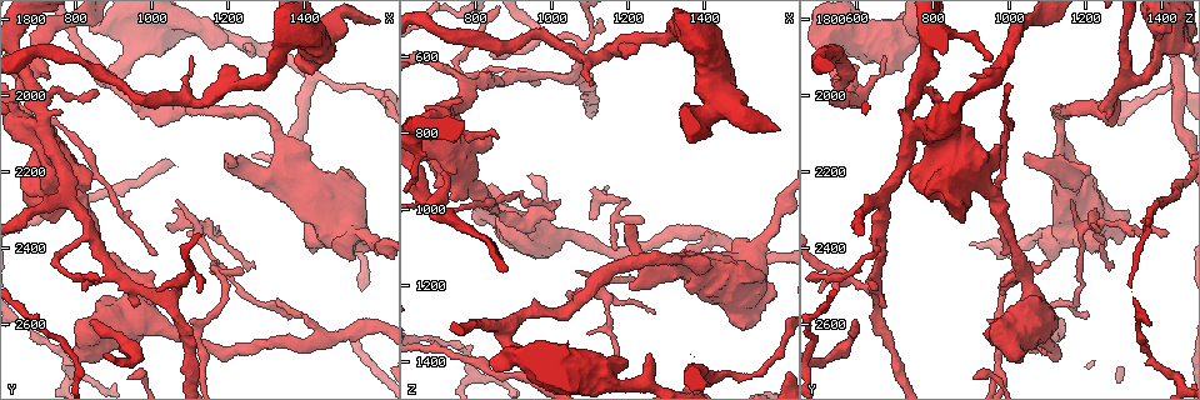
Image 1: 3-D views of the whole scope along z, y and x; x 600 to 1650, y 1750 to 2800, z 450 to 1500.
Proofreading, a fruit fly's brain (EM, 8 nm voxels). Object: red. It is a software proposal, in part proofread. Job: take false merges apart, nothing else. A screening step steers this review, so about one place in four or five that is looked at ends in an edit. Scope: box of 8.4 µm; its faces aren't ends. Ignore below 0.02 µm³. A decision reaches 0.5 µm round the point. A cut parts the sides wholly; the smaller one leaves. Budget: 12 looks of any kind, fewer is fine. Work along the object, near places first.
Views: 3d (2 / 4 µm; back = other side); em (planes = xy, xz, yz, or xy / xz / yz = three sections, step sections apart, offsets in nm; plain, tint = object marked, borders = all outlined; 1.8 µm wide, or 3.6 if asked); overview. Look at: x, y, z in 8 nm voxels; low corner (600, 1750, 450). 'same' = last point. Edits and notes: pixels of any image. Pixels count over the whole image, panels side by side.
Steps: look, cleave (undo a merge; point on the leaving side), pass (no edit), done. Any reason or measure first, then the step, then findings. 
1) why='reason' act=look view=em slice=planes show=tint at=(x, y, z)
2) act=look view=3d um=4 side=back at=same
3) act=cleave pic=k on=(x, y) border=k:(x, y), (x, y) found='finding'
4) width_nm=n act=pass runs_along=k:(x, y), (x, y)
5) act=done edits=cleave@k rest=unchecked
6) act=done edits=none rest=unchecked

why='calibre changes' act=look view=em um=3.6 slice=planes show=borders at=(1420, 2645, 1065)

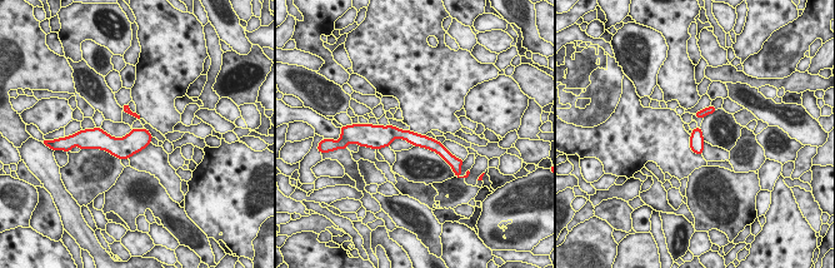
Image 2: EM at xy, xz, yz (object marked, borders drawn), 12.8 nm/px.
width_nm=160 act=pass runs_along=2:(379, 137), (409, 135), (446, 154) found='all the same cell'

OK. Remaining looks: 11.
why='abrupt turn' act=look view=3d um=4 at=(950, 2530, 1060)

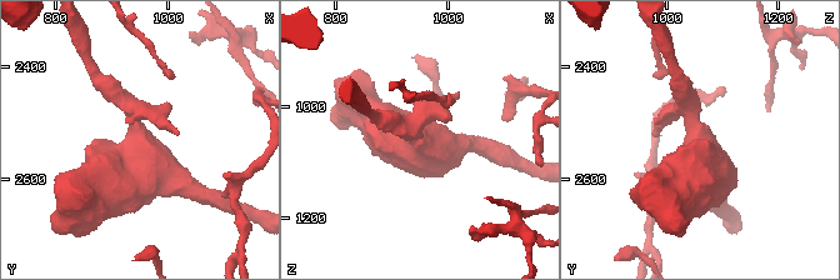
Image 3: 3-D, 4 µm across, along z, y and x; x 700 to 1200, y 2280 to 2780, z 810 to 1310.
why='shape alone is not enough' act=look view=em um=3.6 slice=planes show=plain at=(950, 2530, 1065)

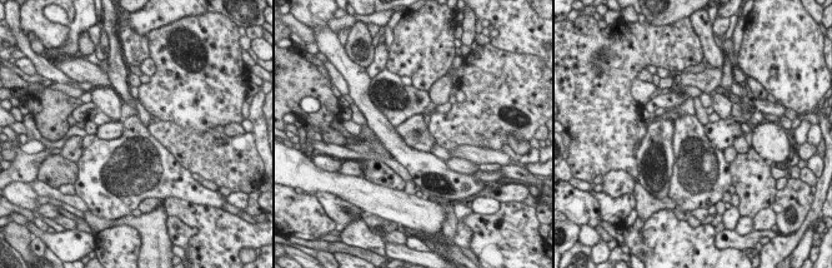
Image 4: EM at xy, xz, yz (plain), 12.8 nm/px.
act=look view=em um=3.6 slice=planes show=tint at=same

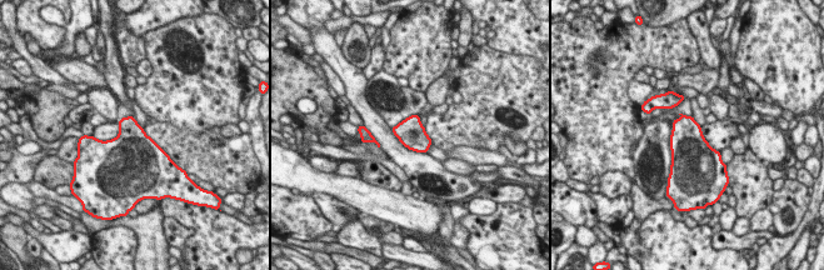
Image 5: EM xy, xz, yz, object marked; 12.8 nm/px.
act=pass found='continuous, no second cell'

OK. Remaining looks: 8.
why='two arms in line, one across' act=look view=em slice=planes show=tint at=(830, 2365, 665)

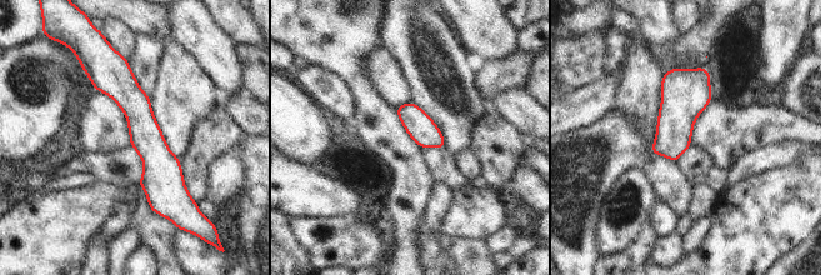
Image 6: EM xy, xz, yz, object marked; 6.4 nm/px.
act=pass runs_along=6:(116, 63), (156, 156), (156, 206) found='all the same cell'

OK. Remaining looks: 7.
why='side arm on a straight run' act=look view=3d um=2 at=(725, 2115, 735)

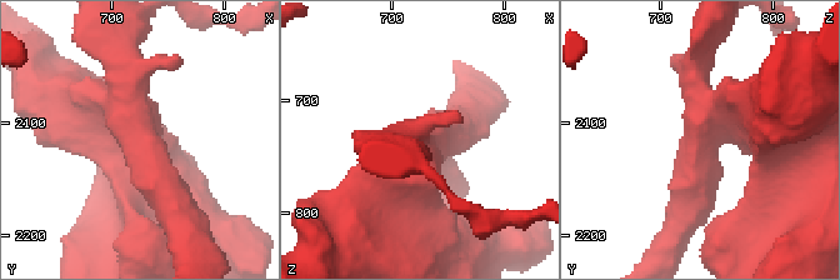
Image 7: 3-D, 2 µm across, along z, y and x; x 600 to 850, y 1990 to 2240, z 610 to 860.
why='shape alone is not enough' act=look view=em slice=planes show=borders at=(722, 2114, 736)

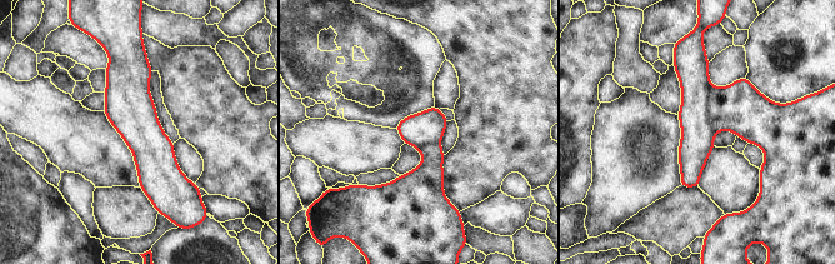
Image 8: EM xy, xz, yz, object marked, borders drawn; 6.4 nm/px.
width_nm=240 act=pass found='continuous, no second cell'

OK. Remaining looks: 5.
act=look view=3d um=4 at=(1535, 1985, 1440)

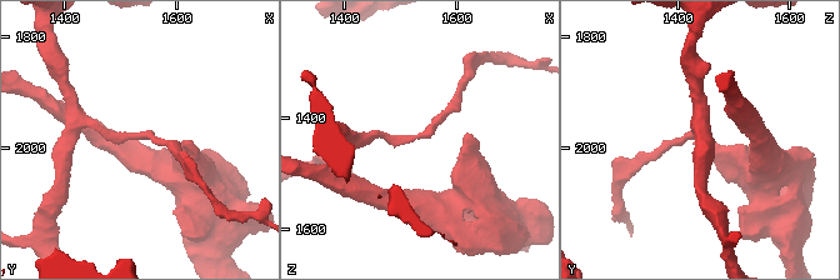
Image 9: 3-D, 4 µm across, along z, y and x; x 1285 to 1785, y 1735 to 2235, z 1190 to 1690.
act=look view=em slice=planes show=borders at=(1525, 1980, 1435)

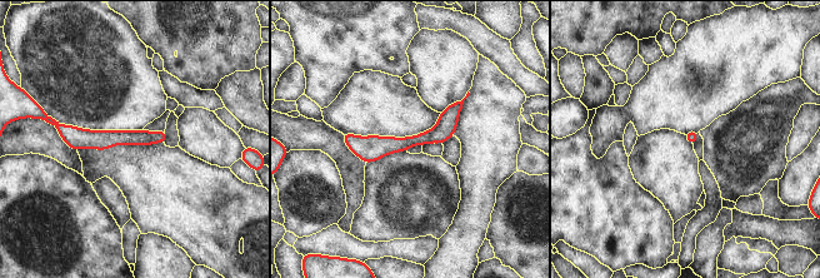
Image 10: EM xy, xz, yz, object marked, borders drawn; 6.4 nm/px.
act=pass runs_along=10:(459, 104), (421, 139), (345, 135) found='all the same cell'

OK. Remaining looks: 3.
act=done edits=none rest=unchecked

